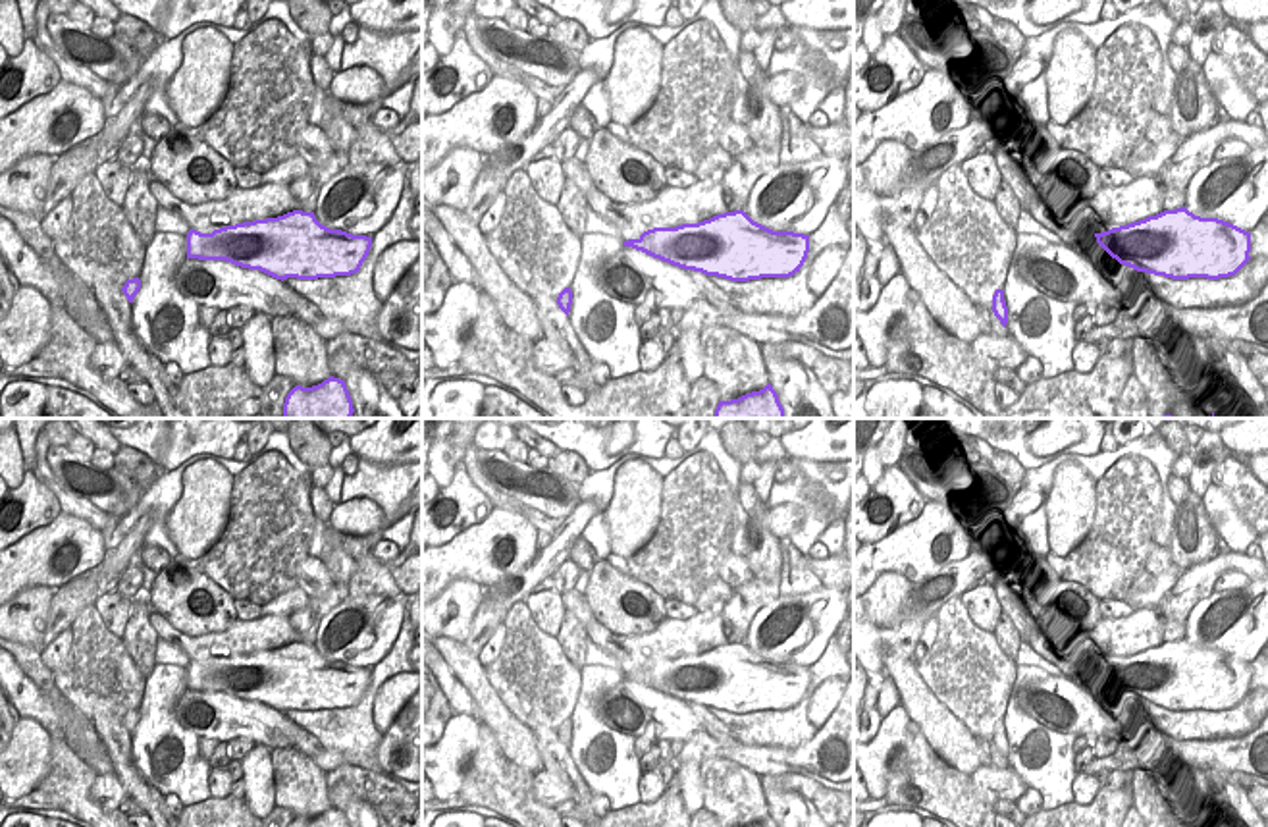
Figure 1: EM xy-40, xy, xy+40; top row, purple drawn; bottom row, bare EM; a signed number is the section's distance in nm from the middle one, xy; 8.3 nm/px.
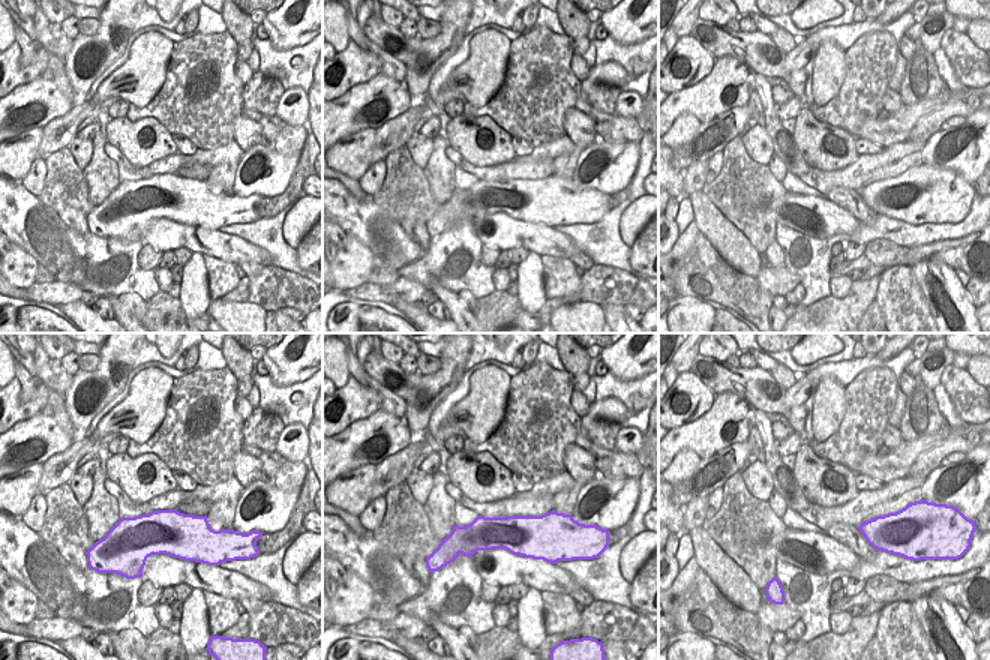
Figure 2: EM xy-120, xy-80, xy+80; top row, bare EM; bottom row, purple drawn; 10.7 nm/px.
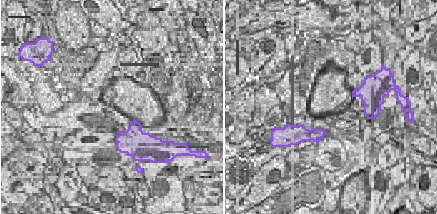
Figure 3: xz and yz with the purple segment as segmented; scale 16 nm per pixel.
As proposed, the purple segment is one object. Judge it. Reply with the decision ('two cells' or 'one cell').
one cell

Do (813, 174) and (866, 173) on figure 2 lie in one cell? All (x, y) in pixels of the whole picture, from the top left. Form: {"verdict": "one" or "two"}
{"verdict": "one"}

